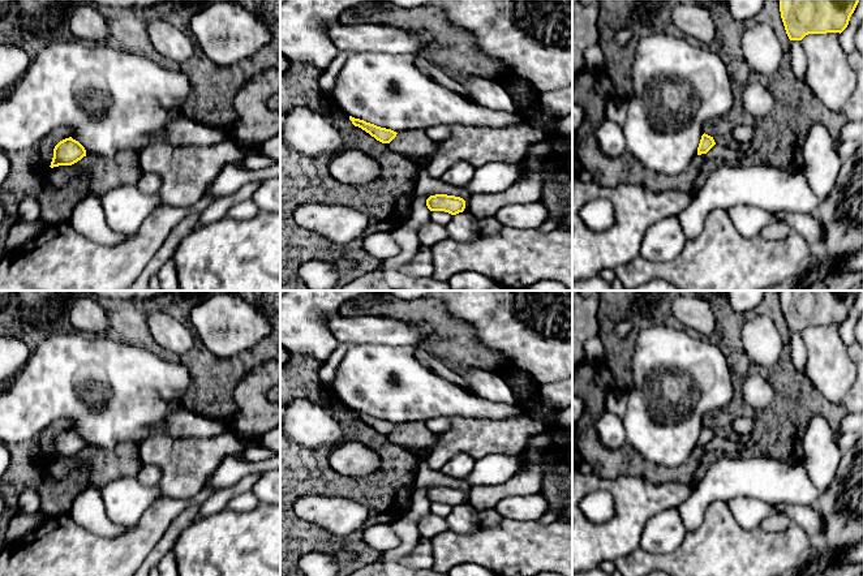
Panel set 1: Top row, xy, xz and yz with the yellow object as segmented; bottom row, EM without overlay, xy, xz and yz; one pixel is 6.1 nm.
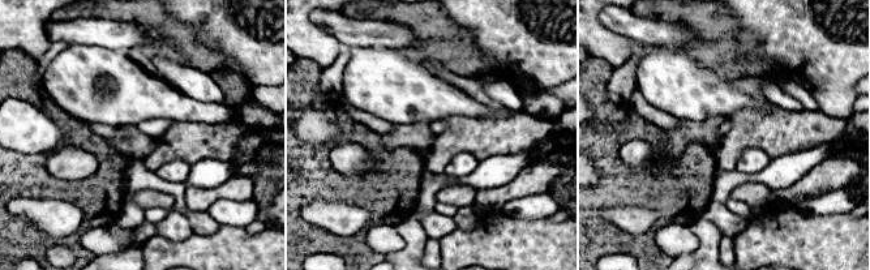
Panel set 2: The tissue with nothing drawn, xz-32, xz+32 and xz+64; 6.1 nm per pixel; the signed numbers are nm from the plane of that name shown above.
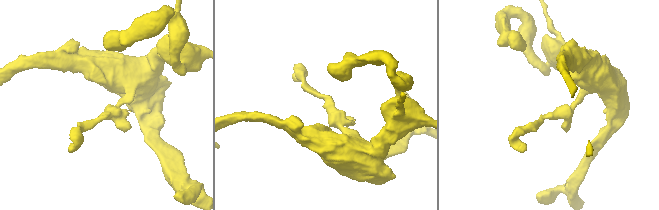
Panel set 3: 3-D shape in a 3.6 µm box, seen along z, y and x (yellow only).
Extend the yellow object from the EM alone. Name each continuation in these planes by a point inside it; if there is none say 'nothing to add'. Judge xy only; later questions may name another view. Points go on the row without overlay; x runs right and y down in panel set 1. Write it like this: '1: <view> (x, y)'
nothing to add

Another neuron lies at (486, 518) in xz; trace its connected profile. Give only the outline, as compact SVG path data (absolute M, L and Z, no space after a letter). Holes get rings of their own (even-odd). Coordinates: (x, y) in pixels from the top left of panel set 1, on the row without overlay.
M495 508L476 511L478 525L484 528L493 528L502 521L502 516Z

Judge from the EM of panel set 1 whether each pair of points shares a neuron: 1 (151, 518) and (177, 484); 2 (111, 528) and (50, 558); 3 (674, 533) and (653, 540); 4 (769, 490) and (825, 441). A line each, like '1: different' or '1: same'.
1: different
2: different
3: same
4: different

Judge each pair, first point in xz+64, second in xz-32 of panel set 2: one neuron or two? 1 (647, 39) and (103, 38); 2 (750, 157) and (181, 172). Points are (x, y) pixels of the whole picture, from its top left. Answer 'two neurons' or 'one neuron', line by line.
1: one neuron
2: one neuron

